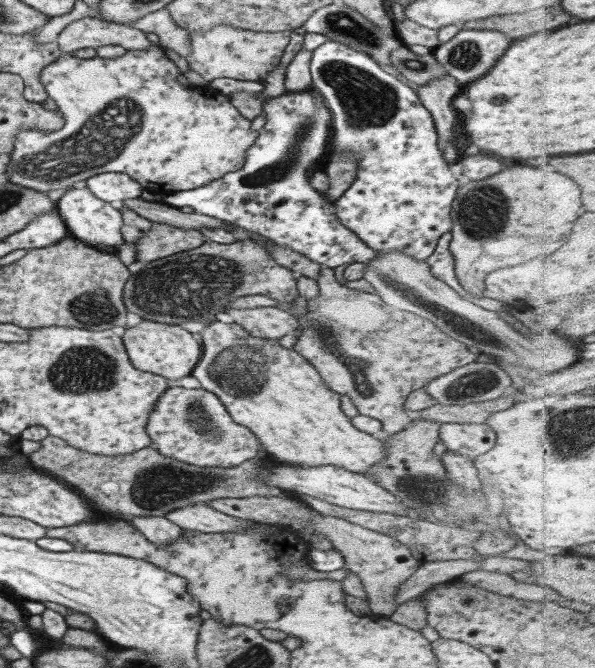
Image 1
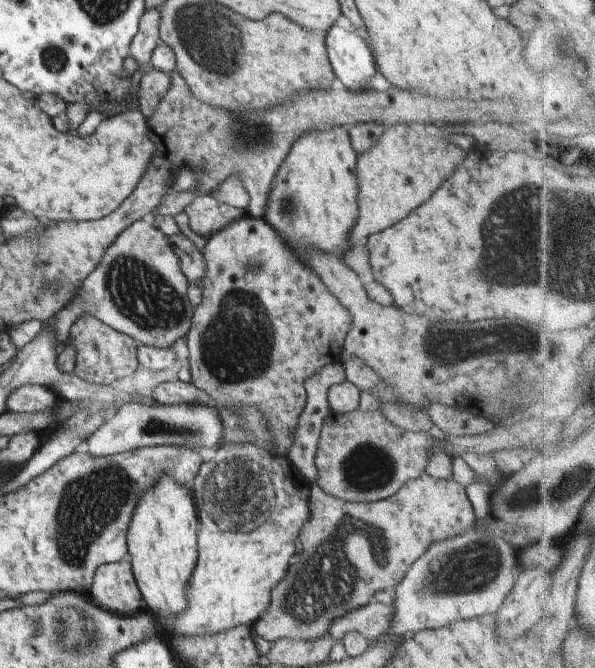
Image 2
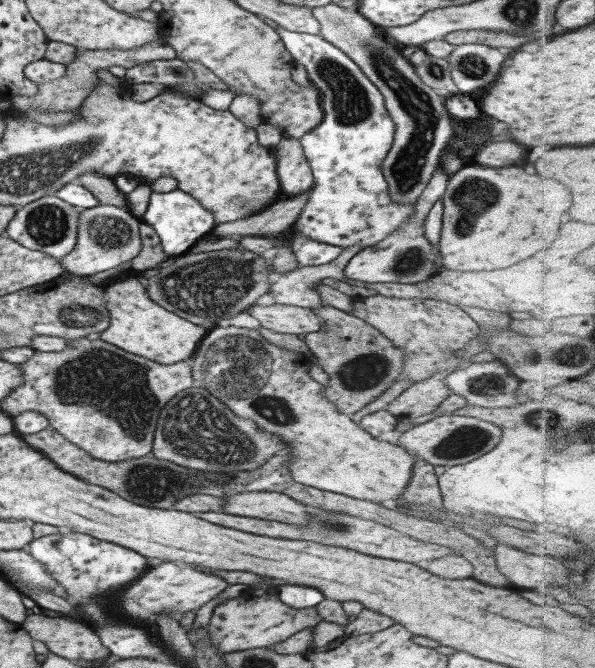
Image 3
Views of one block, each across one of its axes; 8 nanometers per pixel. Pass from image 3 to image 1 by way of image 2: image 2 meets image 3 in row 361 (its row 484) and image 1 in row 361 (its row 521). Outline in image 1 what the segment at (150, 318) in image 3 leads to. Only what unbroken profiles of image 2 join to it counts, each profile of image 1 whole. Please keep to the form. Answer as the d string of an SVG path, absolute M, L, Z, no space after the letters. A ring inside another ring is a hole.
M142 319L138 325L124 328L120 333L132 365L138 370L159 374L170 380L191 374L201 357L200 339L181 325Z

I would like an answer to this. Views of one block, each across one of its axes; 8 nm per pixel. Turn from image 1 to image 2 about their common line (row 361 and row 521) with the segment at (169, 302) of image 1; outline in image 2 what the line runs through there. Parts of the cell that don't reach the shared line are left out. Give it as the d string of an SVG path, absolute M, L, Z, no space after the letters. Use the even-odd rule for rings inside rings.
M425 472L406 482L390 498L374 503L342 500L324 492L317 484L311 485L308 502L310 502L310 518L300 530L300 544L303 550L289 563L284 580L272 588L270 604L252 625L253 632L270 644L282 638L310 642L322 638L324 634L328 635L328 628L334 620L374 600L376 592L396 588L404 578L406 568L414 564L432 544L468 532L476 520L464 486L430 476Z

